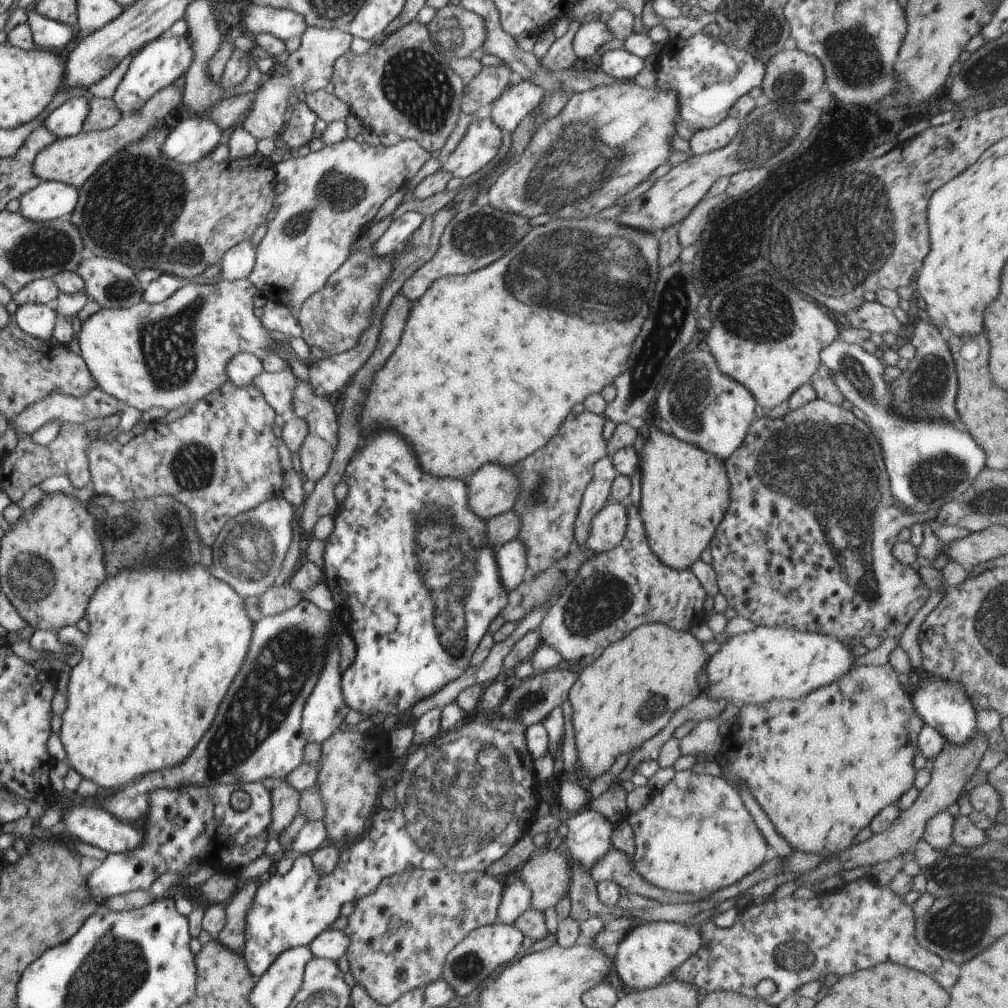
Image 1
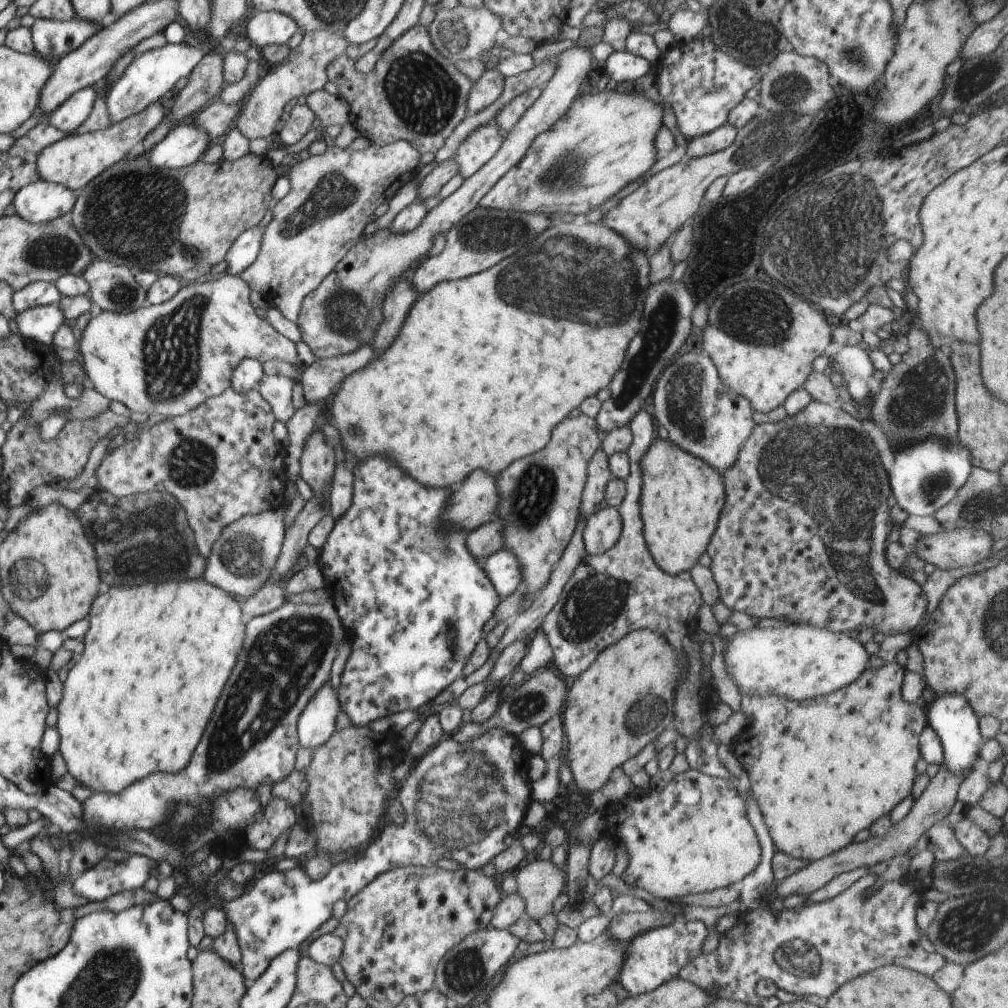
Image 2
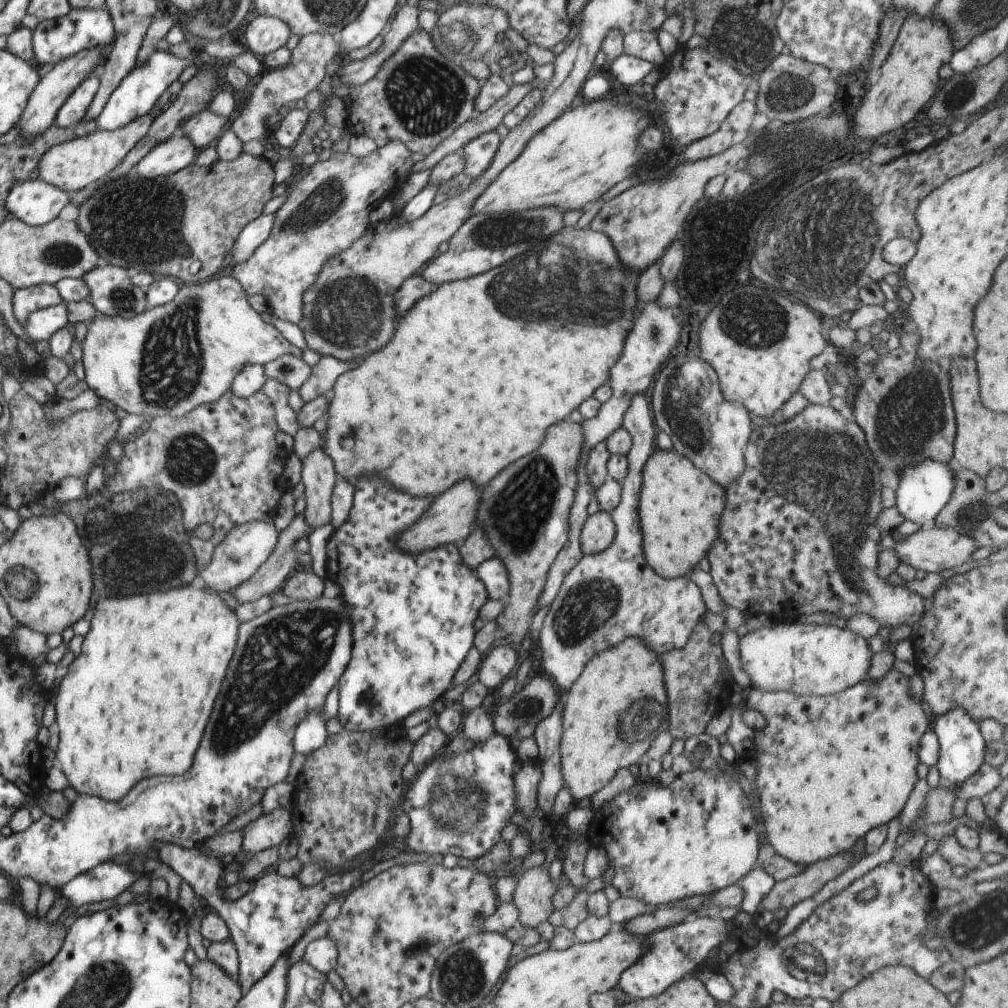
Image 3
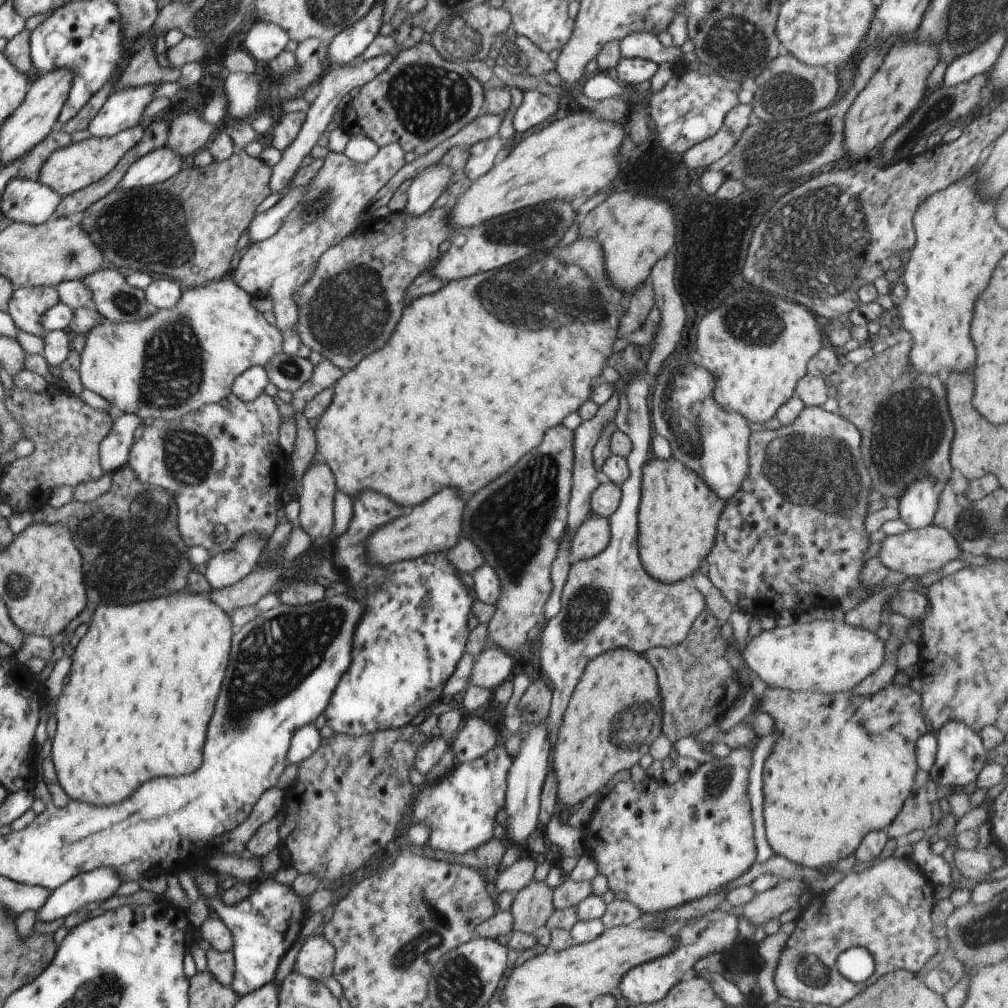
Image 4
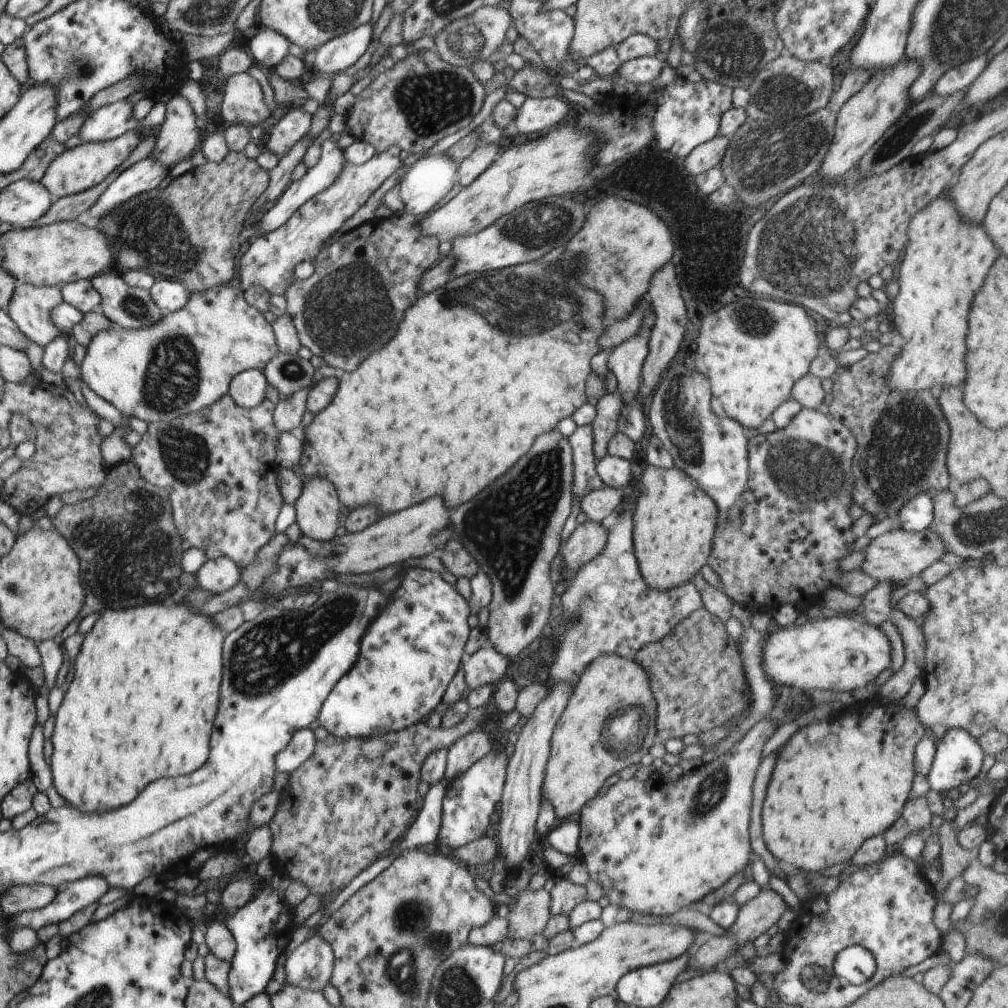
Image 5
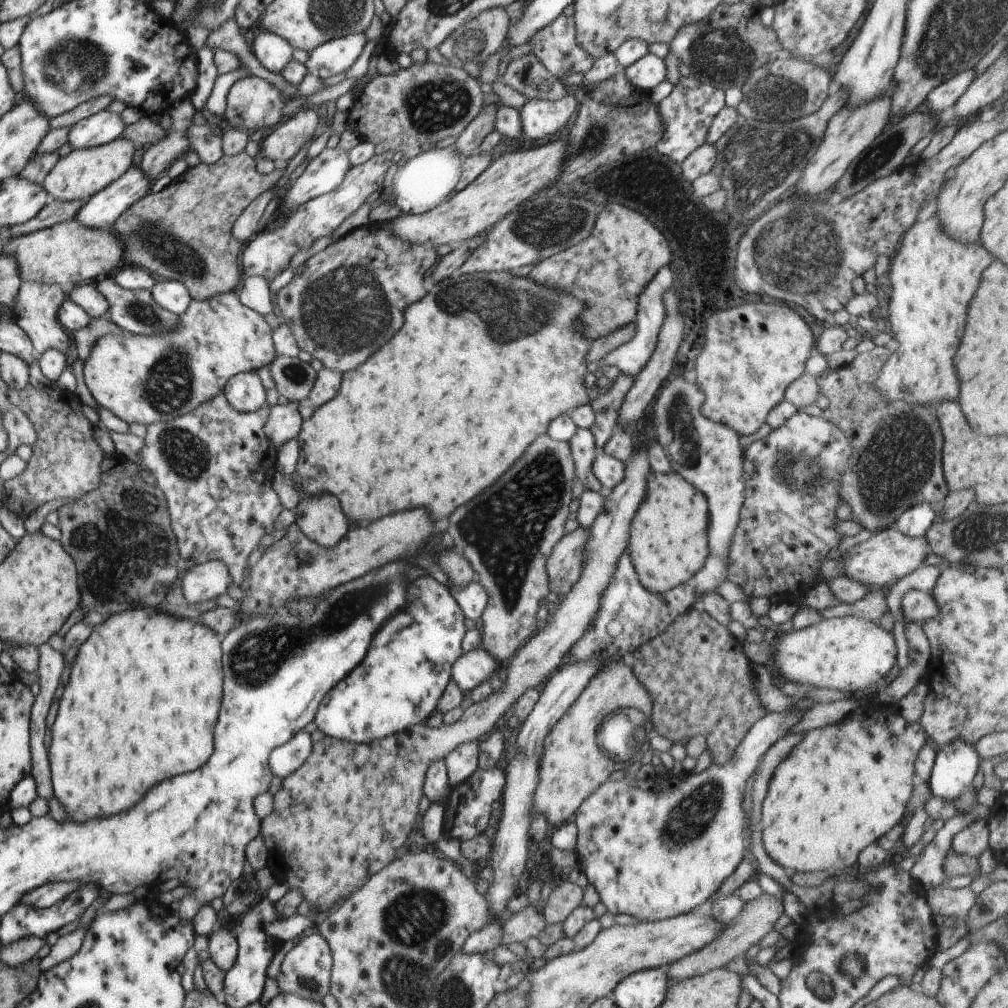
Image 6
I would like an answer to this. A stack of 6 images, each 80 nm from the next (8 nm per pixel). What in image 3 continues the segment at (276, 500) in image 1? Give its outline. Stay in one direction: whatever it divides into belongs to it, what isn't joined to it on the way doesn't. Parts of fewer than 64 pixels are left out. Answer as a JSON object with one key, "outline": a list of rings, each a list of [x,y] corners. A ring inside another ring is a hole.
{"outline":[[[252,519],[233,526],[228,534],[216,545],[210,564],[199,572],[206,588],[223,595],[244,584],[268,560],[278,542],[278,532],[274,520]]]}

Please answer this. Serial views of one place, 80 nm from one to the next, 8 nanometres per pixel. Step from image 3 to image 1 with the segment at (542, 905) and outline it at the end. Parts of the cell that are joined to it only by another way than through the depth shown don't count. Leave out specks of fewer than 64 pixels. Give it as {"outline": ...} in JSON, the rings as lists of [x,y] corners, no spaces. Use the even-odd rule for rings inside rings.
{"outline":[[[547,849],[519,867],[517,875],[532,893],[532,907],[544,912],[568,894],[572,873],[570,862],[558,849]]]}

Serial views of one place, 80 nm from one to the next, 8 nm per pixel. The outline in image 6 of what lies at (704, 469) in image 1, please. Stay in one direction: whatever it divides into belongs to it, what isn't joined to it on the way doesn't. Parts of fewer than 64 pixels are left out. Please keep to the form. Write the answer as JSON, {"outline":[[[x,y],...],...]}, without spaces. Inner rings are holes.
{"outline":[[[651,470],[647,474],[643,502],[632,519],[627,548],[642,586],[653,593],[667,593],[675,586],[691,582],[706,562],[709,555],[709,504],[705,494],[700,494],[672,470],[669,473]]]}

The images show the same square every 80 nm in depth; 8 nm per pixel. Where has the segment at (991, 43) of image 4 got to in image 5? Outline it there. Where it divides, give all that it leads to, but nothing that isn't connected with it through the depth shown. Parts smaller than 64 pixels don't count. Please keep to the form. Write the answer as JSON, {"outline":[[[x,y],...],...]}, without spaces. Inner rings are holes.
{"outline":[[[986,52],[947,70],[936,82],[933,92],[950,96],[958,91],[966,91],[982,74],[988,63],[988,52]]]}

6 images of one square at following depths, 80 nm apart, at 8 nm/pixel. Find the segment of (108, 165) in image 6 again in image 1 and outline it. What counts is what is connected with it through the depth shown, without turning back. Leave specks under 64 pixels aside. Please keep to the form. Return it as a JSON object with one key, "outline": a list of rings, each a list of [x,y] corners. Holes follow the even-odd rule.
{"outline":[[[174,83],[159,90],[139,110],[136,116],[125,116],[111,129],[81,131],[77,135],[56,139],[50,146],[42,150],[35,158],[34,173],[41,181],[60,181],[80,188],[86,179],[99,169],[113,154],[125,144],[141,139],[150,129],[157,126],[170,112],[179,112],[182,94]]]}

